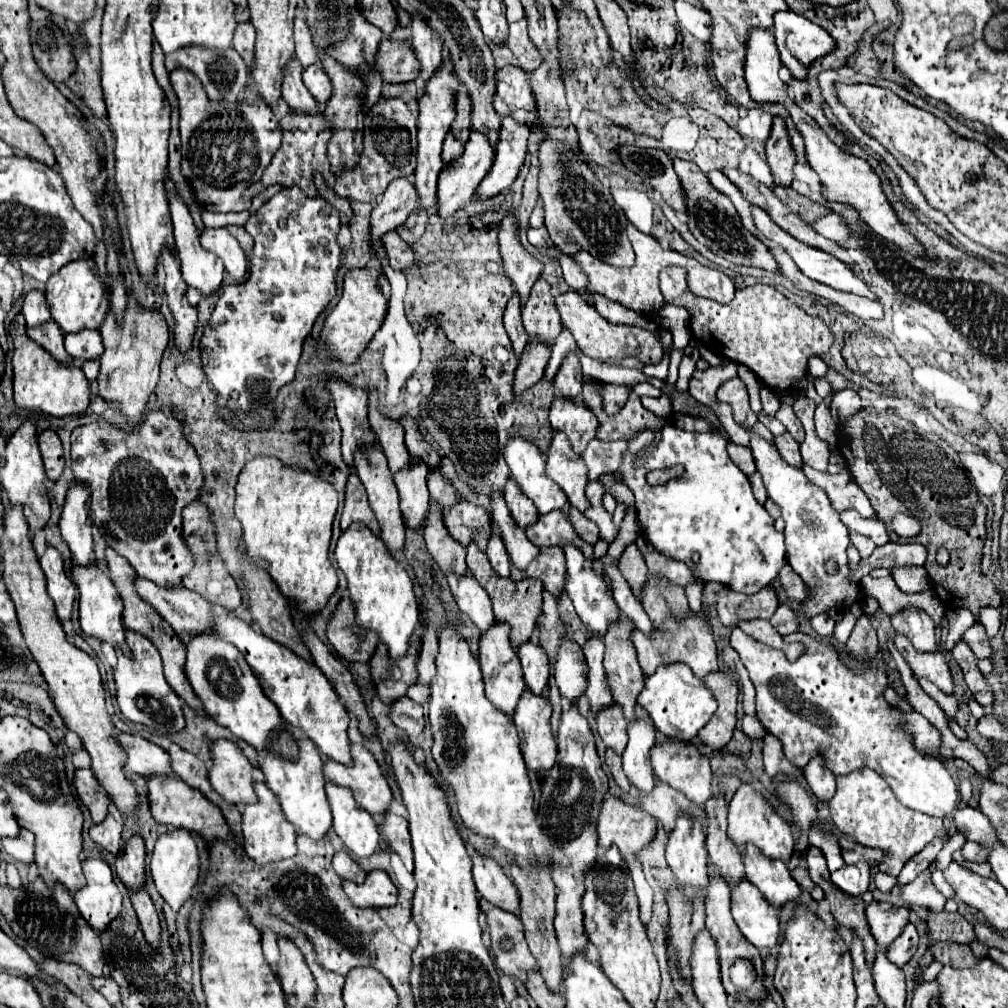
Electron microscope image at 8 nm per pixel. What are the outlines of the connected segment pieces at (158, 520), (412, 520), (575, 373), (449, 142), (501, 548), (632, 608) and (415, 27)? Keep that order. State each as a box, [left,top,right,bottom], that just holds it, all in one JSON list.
[[72,410,204,586],[394,462,430,530],[554,354,584,398],[442,134,464,164],[486,530,510,576],[604,564,652,634],[410,18,442,82]]

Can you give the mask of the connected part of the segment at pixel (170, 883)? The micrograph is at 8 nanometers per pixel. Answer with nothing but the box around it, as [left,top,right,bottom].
[150,828,200,912]

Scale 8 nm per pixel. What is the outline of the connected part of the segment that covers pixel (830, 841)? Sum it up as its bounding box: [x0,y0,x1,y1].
[808,828,844,872]

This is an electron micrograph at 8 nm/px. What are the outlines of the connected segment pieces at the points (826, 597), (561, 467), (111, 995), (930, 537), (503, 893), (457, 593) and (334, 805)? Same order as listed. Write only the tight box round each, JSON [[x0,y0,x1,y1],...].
[[746,428,860,618],[546,432,590,510],[92,976,120,1004],[842,410,1000,616],[472,850,520,914],[448,572,494,632],[326,782,380,858]]

